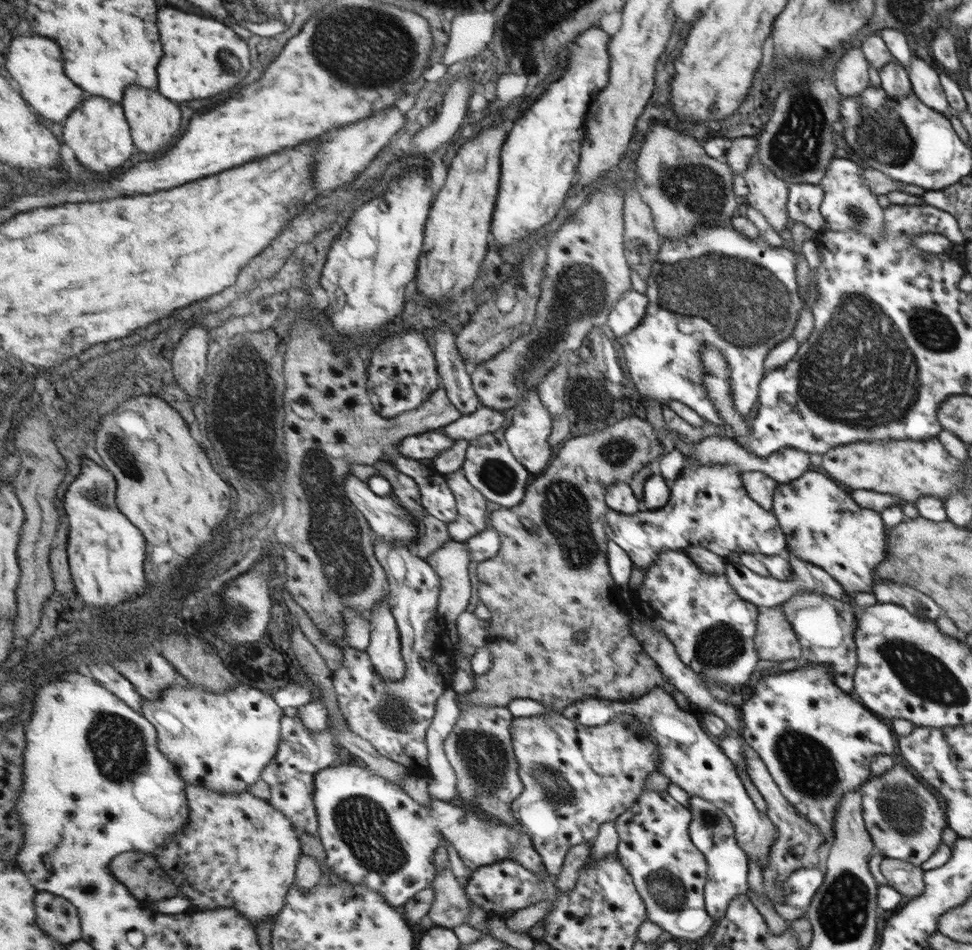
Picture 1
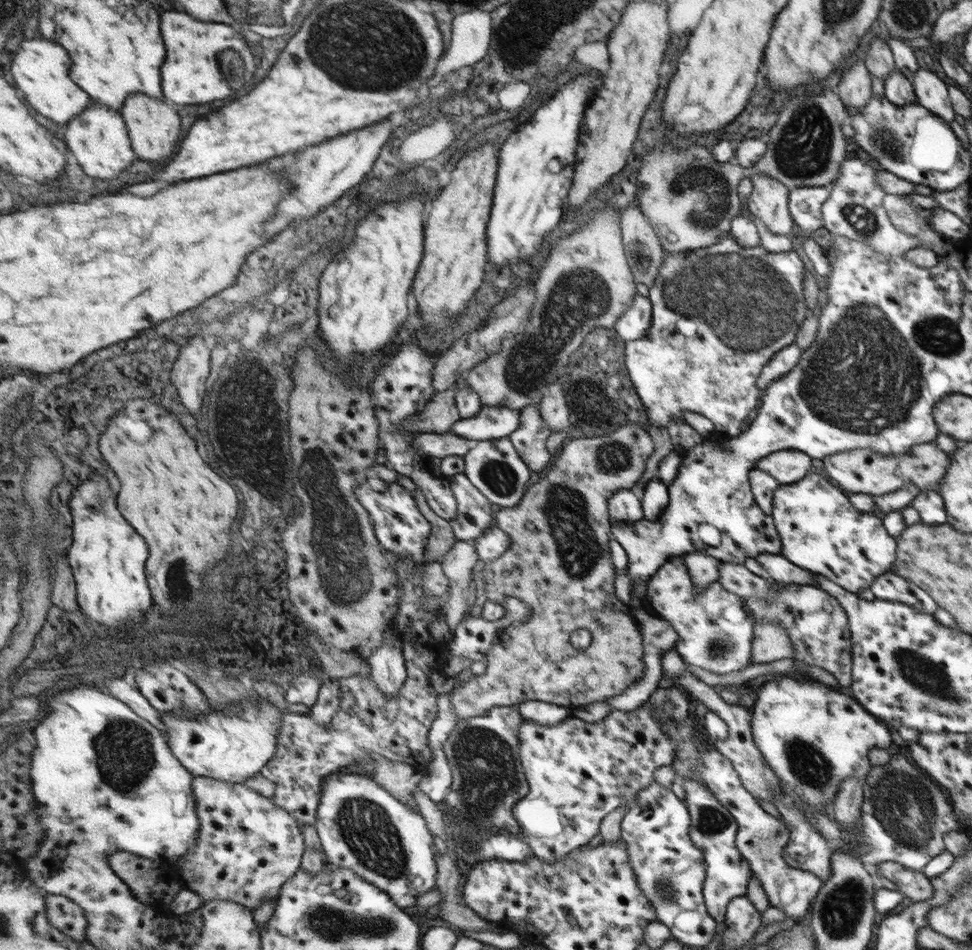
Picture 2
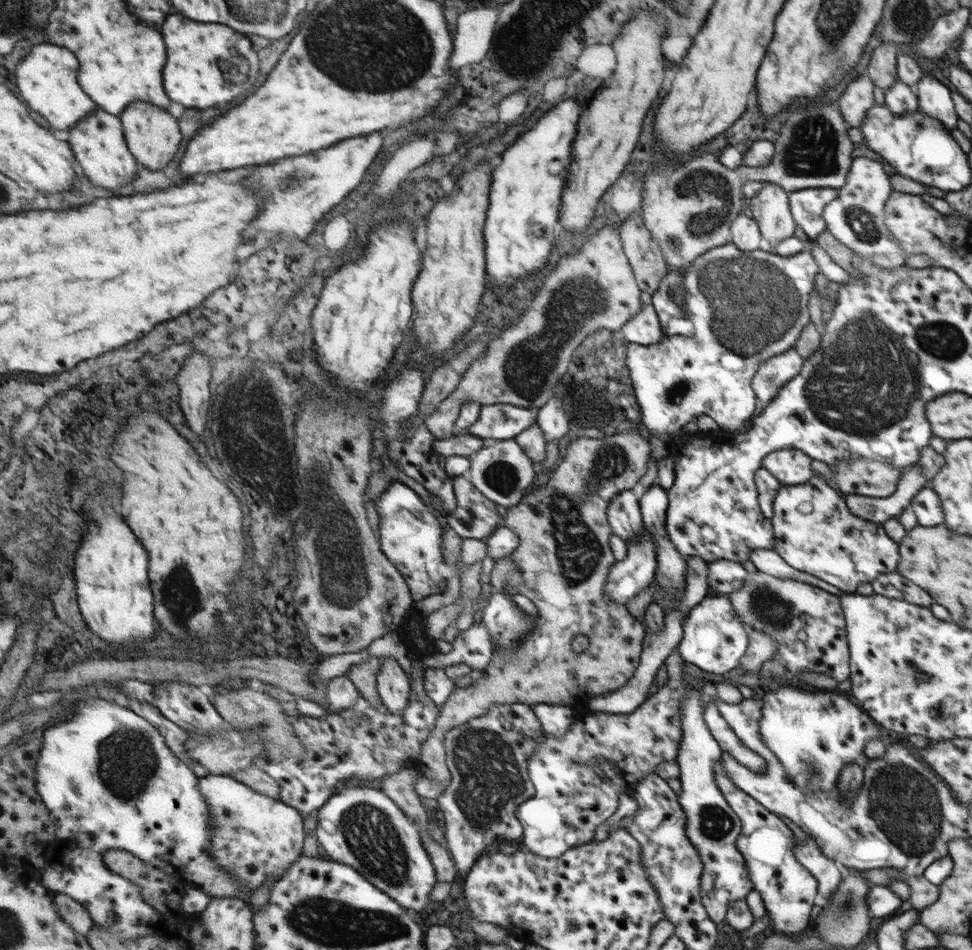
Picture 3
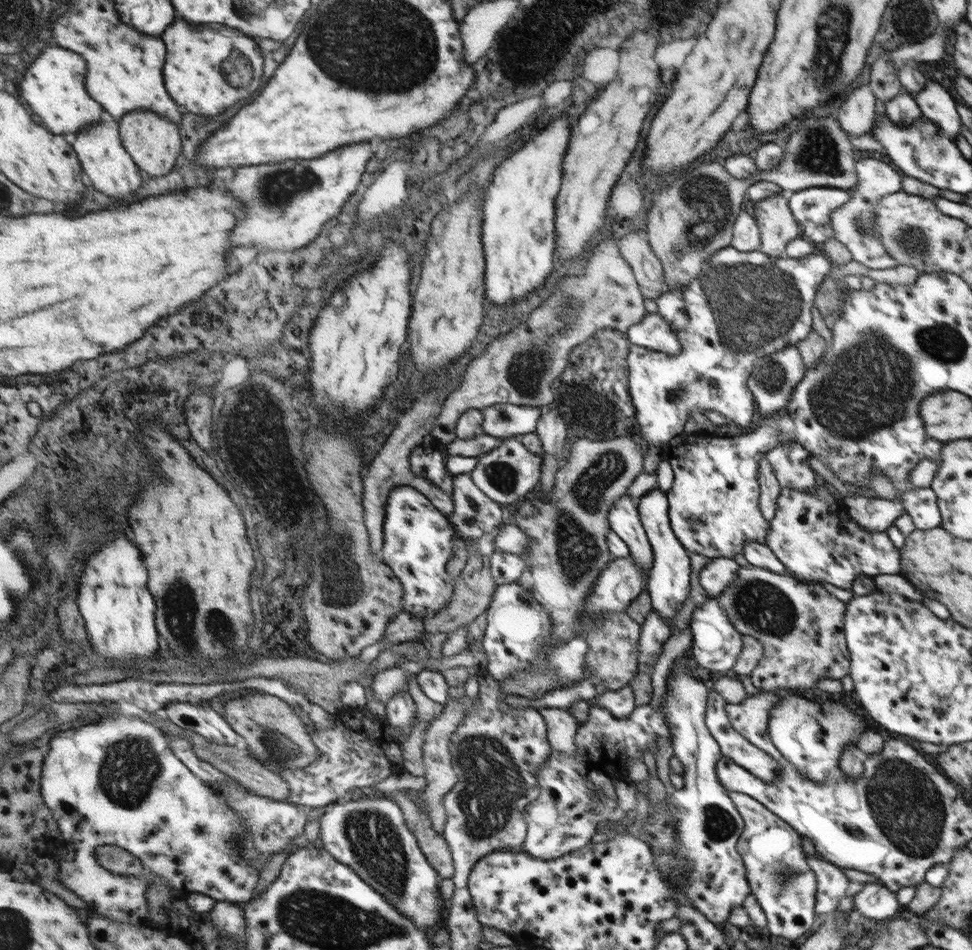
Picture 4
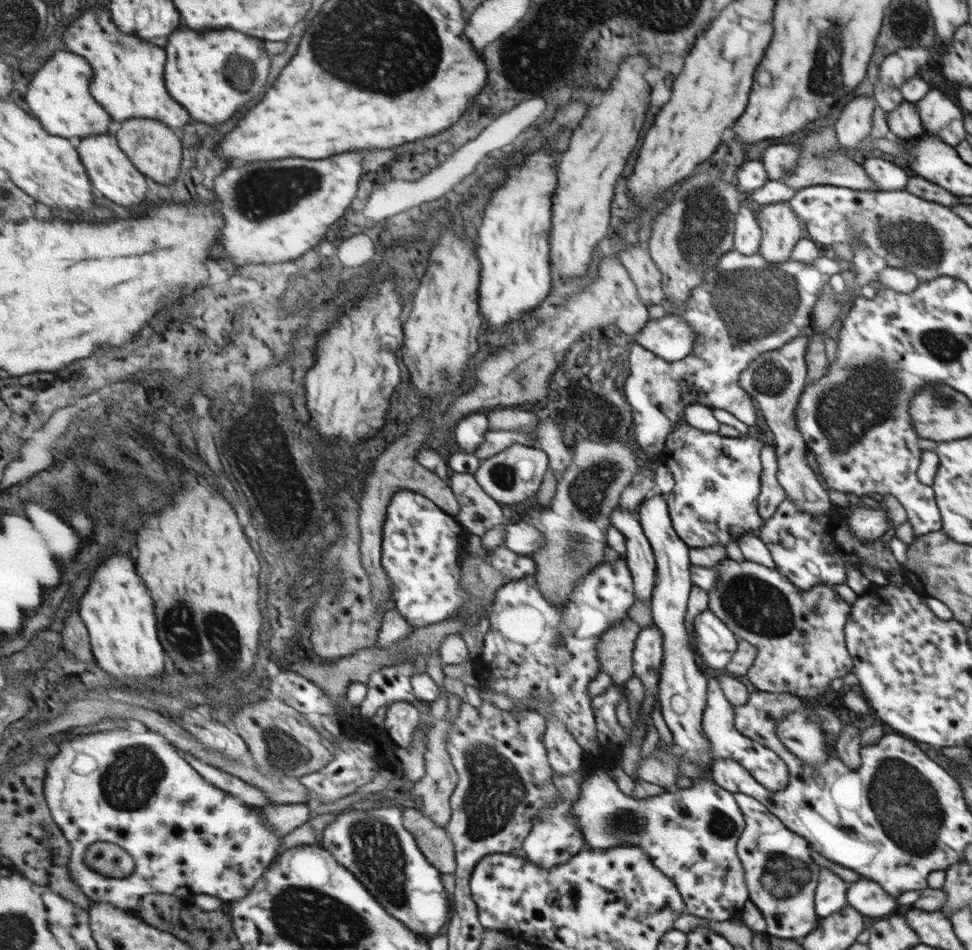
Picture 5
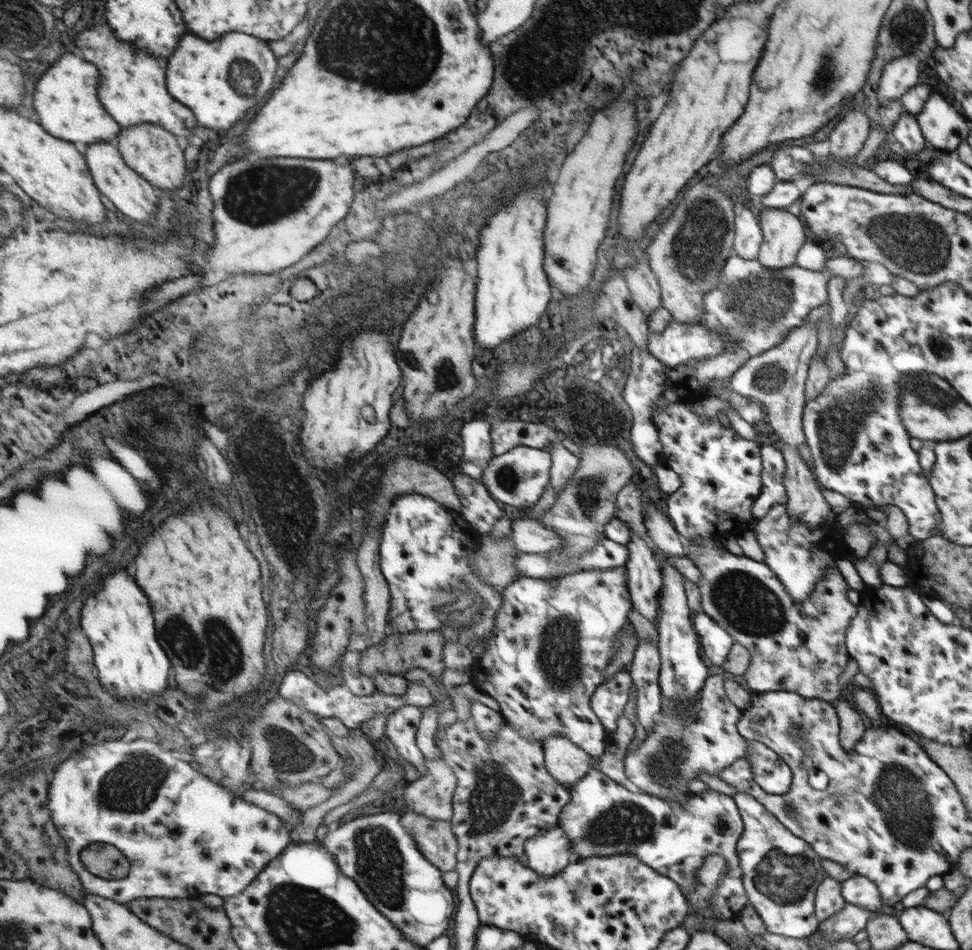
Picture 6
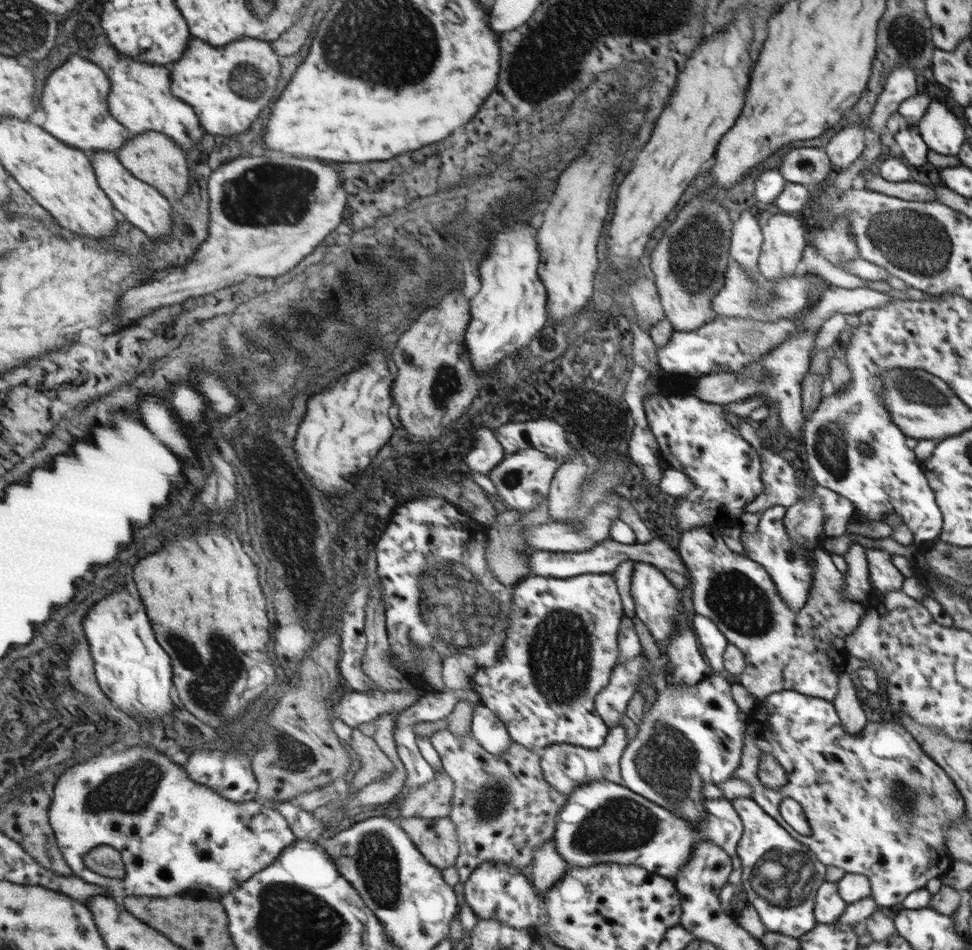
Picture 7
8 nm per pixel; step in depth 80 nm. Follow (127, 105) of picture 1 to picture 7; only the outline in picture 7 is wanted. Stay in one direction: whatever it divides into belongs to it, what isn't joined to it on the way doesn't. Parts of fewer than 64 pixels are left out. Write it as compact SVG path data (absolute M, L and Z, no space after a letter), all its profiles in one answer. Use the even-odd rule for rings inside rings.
M147 131L143 135L132 136L117 153L137 178L153 185L166 197L176 200L189 190L189 155L164 132Z

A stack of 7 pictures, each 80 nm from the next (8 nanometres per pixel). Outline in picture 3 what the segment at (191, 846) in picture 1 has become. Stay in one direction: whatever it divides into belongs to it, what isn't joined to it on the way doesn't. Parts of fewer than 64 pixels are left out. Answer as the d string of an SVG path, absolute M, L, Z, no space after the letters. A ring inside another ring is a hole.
M209 774L200 778L199 787L208 800L214 820L211 855L238 880L242 888L246 888L248 894L253 894L267 882L272 882L269 886L272 890L304 854L308 834L305 833L305 818L300 809L258 793L233 776Z

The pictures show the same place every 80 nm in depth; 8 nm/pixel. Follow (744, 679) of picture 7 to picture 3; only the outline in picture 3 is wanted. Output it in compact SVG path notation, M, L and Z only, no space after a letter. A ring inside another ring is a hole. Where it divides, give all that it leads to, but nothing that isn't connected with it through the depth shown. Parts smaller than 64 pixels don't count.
M758 571L755 573L748 572L748 578L740 588L735 592L730 592L727 596L745 628L749 628L750 631L754 629L757 632L763 632L776 640L776 654L771 661L763 663L756 671L758 677L761 676L759 678L761 684L764 680L771 680L769 676L783 680L782 676L790 676L788 671L795 673L801 670L825 674L829 678L834 678L836 682L845 682L850 678L847 626L844 622L843 608L838 597L801 581L775 578Z

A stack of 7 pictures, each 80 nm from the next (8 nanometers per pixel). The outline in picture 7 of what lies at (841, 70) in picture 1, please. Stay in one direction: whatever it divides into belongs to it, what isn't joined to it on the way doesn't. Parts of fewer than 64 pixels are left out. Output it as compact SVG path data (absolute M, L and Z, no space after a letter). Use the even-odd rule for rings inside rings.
M848 123L829 138L825 148L833 173L849 168L851 162L861 154L864 136L864 128L859 123Z

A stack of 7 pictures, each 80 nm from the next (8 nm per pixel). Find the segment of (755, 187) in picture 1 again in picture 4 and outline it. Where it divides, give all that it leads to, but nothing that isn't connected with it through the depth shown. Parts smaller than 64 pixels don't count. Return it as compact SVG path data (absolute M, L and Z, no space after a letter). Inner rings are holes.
M773 193L757 199L751 206L760 225L761 248L758 250L770 257L783 257L784 248L799 234L787 203L781 194Z

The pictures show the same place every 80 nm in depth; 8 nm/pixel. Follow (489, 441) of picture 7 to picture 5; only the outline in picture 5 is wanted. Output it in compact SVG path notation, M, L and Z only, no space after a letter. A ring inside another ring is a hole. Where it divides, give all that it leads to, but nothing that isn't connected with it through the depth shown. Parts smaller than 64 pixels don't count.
M473 412L463 416L454 426L454 435L458 448L472 454L478 444L483 442L483 435L488 431L488 420L483 413Z

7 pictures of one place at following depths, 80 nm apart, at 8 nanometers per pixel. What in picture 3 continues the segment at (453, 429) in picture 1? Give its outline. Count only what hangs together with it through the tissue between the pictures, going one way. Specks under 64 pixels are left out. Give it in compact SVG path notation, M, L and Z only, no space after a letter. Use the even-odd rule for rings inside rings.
M493 403L480 406L478 419L472 422L466 432L481 439L513 439L535 421L535 409L511 406L507 403Z

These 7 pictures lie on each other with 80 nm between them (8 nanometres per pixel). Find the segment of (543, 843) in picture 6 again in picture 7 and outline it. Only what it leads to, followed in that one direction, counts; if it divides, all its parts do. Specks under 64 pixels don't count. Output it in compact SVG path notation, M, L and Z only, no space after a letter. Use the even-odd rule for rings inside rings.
M553 838L541 843L540 847L536 848L531 871L532 883L538 896L551 890L565 870L567 870L567 864L564 857L556 851Z

